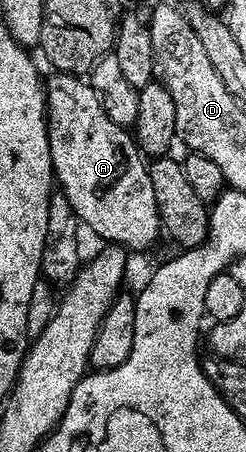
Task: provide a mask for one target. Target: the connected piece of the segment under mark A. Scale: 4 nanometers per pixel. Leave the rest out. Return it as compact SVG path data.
M54 72L52 76L45 81L45 107L53 174L61 192L67 195L78 220L104 242L118 244L131 251L145 249L152 244L153 247L158 242L158 235L161 235L161 217L158 215L147 161L137 147L134 134L126 126L115 124L107 111L103 111L101 96L88 80L72 73Z

